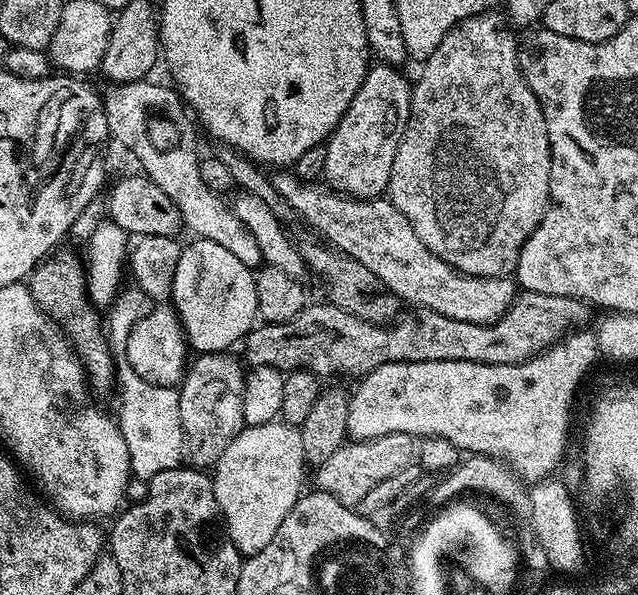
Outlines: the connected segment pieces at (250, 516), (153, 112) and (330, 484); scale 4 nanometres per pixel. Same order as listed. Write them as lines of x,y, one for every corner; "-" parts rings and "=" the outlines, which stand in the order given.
281,420
247,425
216,460
212,485
217,509
228,537
243,557
253,556
274,538
302,494
304,468
299,429
=
145,78
129,84
112,84
109,92
103,93
104,113
111,139
125,144
132,151
133,158
144,167
141,168
143,175
153,180
158,190
166,190
170,202
174,202
182,214
184,228
192,231
193,237
218,242
218,246
230,250
238,262
250,269
259,269
262,259
254,234
238,218
234,208
224,205
219,200
221,197
202,180
199,173
202,156
196,153
198,130
193,117
185,111
186,105
180,93
167,83
151,84
150,81
=
386,434
382,438
373,440
352,440
346,442
334,455
322,462
315,469
316,480
321,489
329,492
338,502
344,503
348,508
355,509
366,498
369,490
374,490
378,482
398,474
406,466
417,463
420,459
421,437
410,434

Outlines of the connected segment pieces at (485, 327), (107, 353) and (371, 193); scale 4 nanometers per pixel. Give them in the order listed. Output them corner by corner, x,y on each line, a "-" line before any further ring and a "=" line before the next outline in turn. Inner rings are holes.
521,291
514,303
492,324
458,322
438,314
434,310
416,308
403,313
395,322
381,326
371,324
331,302
324,304
309,303
288,324
261,323
253,327
244,337
243,359
251,367
270,366
285,374
290,372
315,372
317,377
356,376
362,378
367,372
390,362
482,362
483,364
521,364
540,355
554,344
559,344
573,330
579,329
588,320
589,305
582,300
551,296
537,292
=
59,252
49,255
33,270
30,277
32,296
43,312
48,313
63,327
77,358
80,359
81,367
84,368
84,375
88,377
91,391
96,394
108,392
111,388
113,391
118,380
118,363
112,357
114,349
108,339
105,321
88,297
85,261
72,252
=
373,63
362,86
358,86
358,94
354,94
354,102
350,102
346,114
324,144
326,162
322,176
337,192
374,200
387,189
412,101
412,84
400,72
403,71
391,64

